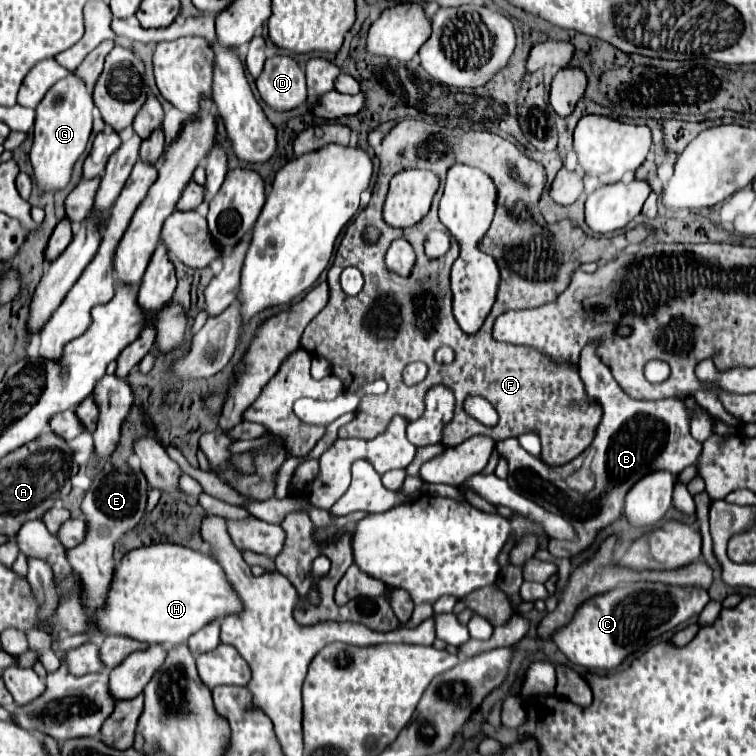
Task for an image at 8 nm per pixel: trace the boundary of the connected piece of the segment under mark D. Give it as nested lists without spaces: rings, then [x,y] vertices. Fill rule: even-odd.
[[[290,56],[268,58],[256,86],[262,100],[274,110],[292,110],[306,100],[304,70]]]

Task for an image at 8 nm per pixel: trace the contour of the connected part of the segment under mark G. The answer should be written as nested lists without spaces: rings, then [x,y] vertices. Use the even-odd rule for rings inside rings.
[[[70,72],[64,80],[58,80],[54,84],[44,100],[36,106],[36,124],[34,124],[34,144],[30,150],[30,162],[34,166],[34,174],[38,180],[38,186],[42,190],[56,192],[64,188],[70,182],[72,166],[84,152],[90,132],[92,132],[92,92]]]

